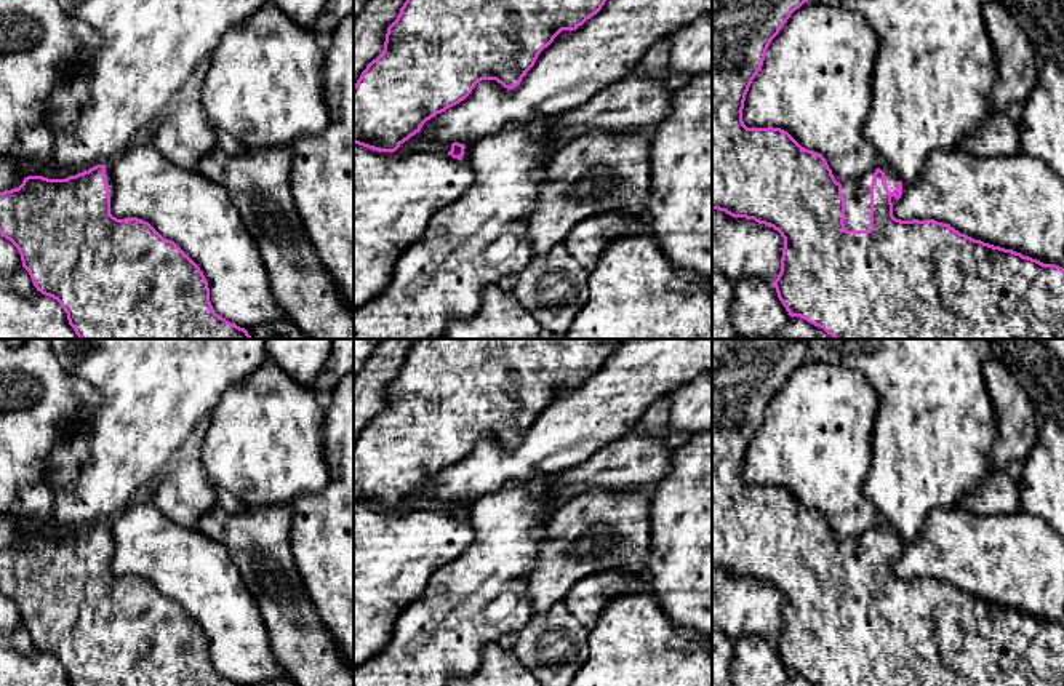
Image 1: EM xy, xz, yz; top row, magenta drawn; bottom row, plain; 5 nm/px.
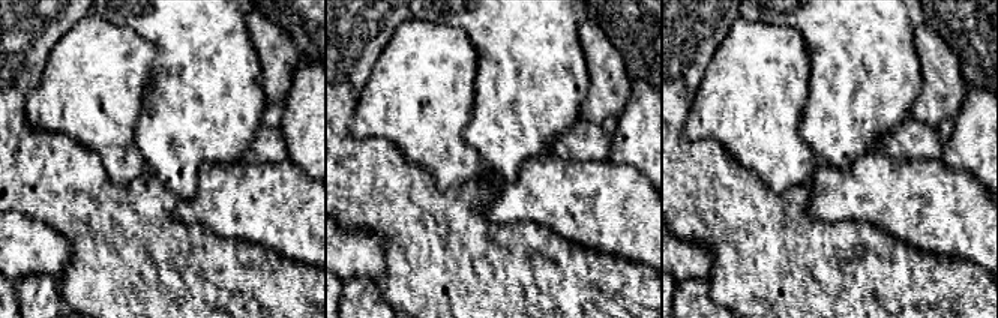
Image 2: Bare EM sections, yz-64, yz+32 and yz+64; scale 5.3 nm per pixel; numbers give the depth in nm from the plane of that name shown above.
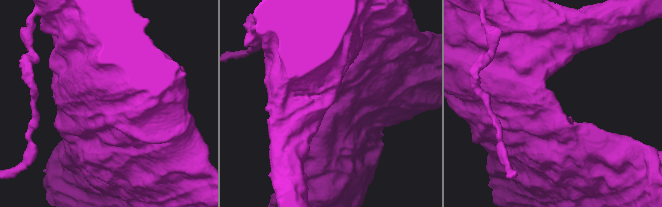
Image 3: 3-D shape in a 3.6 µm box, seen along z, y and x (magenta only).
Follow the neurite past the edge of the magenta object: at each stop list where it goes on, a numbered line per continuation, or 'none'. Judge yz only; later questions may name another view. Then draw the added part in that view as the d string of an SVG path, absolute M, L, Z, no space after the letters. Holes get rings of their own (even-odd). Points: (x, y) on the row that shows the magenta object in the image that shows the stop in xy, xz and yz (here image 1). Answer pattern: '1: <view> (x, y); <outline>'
1: yz (856, 194); M880 163L877 168L885 173L886 187L893 192L896 189L896 182L899 181L898 174L885 163ZM875 170L867 171L858 181L842 182L842 197L845 200L843 224L846 230L870 229L870 184Z

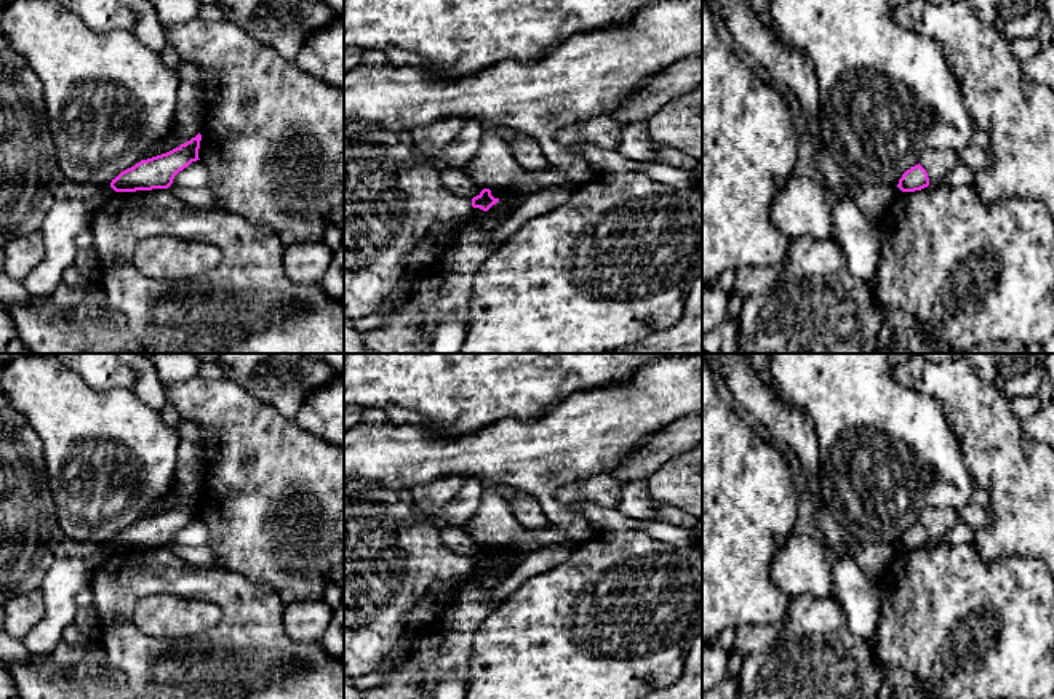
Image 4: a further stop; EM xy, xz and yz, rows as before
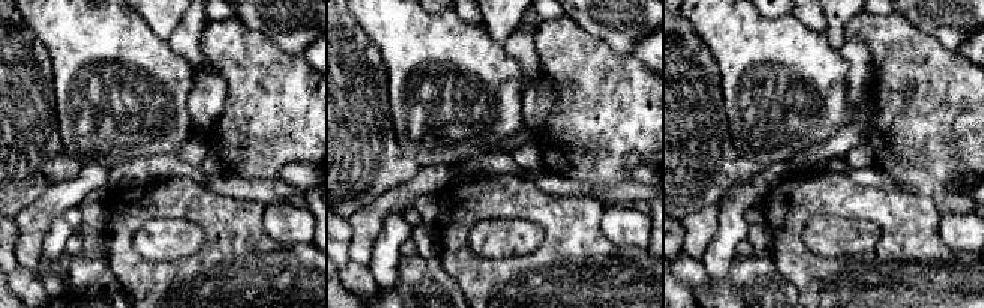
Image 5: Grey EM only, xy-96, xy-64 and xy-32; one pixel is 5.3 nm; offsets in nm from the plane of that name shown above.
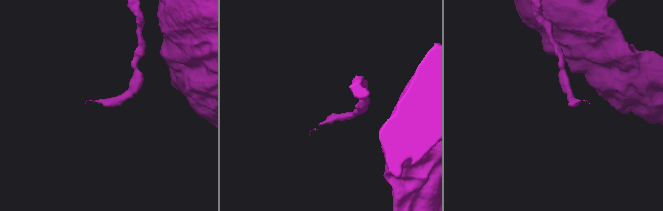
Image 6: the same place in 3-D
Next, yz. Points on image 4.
none

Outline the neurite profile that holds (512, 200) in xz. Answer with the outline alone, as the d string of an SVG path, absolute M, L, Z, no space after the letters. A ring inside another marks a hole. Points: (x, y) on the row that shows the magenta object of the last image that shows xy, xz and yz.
M491 190L491 195L499 202L493 206L504 205L513 213L529 195L520 190Z

